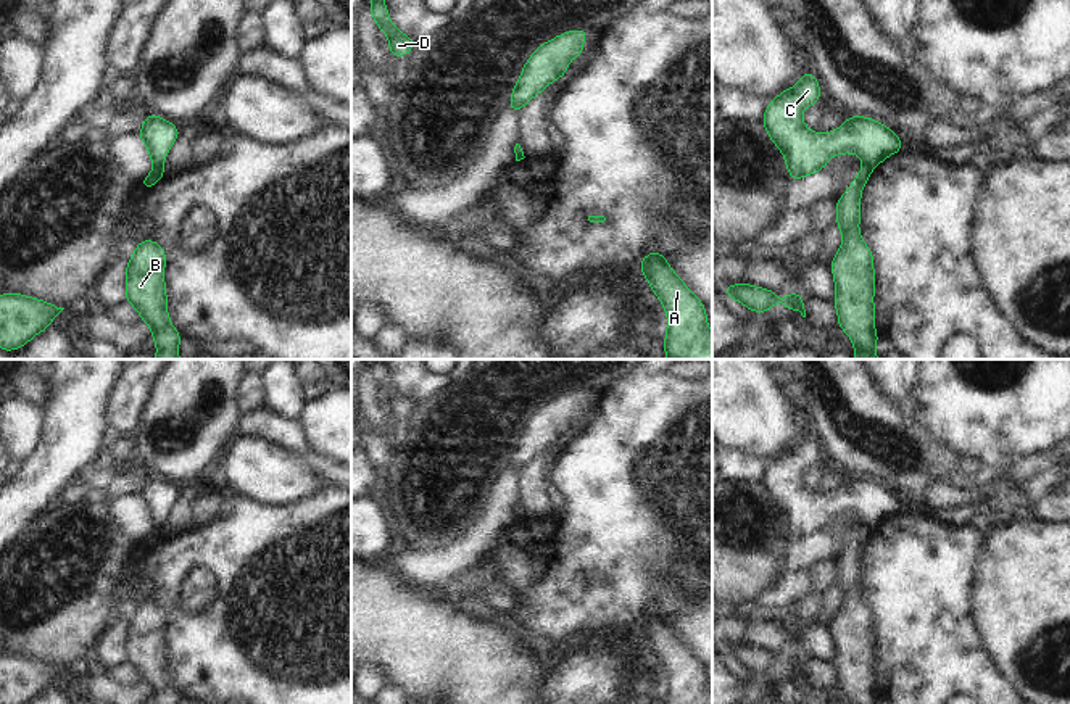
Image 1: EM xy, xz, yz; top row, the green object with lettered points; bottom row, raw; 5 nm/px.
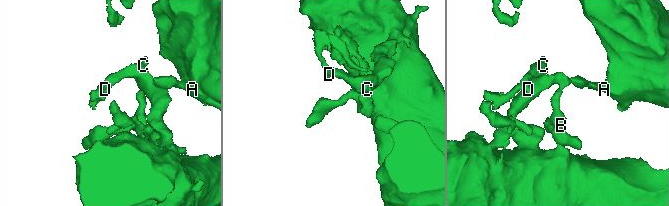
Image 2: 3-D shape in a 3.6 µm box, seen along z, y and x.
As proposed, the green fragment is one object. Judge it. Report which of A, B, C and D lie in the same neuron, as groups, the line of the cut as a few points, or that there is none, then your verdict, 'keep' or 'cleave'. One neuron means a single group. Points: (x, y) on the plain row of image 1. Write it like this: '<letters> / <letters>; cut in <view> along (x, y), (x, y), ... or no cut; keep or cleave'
A B / C D; cut in xy along (155, 527), (161, 529); cleave

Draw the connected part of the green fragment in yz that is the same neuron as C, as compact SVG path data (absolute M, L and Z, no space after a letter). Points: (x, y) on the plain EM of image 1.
M812 433L770 461L761 480L772 503L785 516L790 538L801 540L825 528L838 514L857 514L865 528L877 528L885 519L902 511L901 499L881 483L849 477L836 491L817 495L802 483L802 470L820 461L820 448Z

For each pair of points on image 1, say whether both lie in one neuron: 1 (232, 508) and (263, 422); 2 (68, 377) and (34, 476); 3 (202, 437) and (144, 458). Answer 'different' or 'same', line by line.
1: different
2: same
3: same

